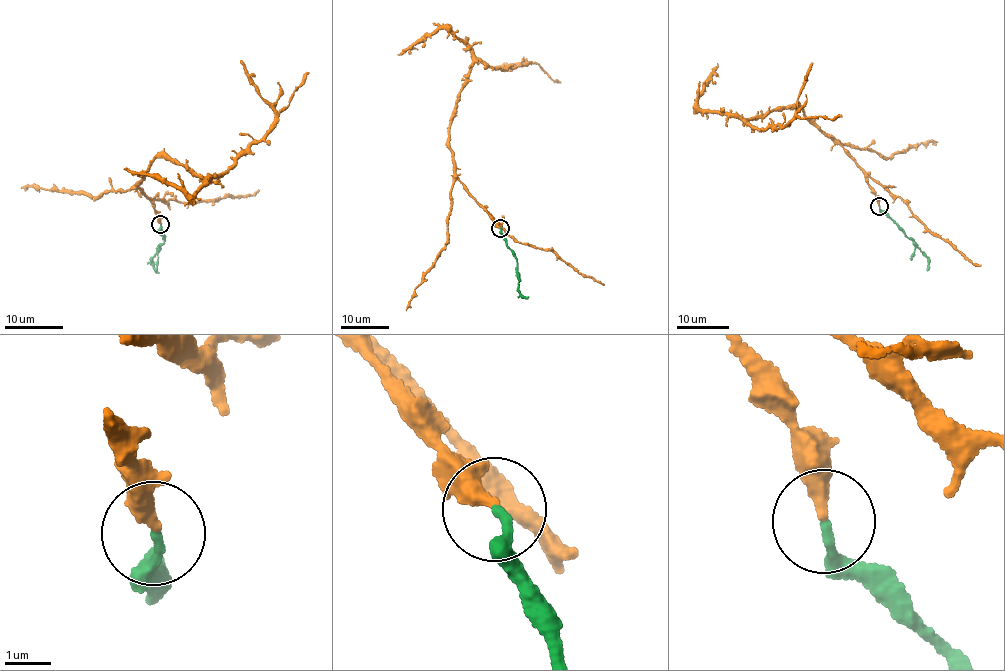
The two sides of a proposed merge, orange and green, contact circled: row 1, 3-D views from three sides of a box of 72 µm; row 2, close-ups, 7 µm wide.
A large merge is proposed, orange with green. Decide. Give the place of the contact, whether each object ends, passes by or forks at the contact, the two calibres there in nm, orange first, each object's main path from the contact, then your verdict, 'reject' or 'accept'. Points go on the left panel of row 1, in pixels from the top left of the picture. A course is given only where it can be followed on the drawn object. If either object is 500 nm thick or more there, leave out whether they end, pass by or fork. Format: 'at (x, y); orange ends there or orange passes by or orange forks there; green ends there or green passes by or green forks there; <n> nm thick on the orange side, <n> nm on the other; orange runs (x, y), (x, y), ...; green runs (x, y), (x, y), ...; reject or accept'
at (160, 224); orange ends there; green ends there; 360 nm thick on the orange side, 190 nm on the other; orange runs (161, 223), (153, 198), (137, 185), (152, 159), (217, 177), (260, 142), (273, 120), (274, 110), (239, 60); green runs (161, 225), (159, 231), (165, 240), (153, 258), (153, 269), (158, 273); accept

